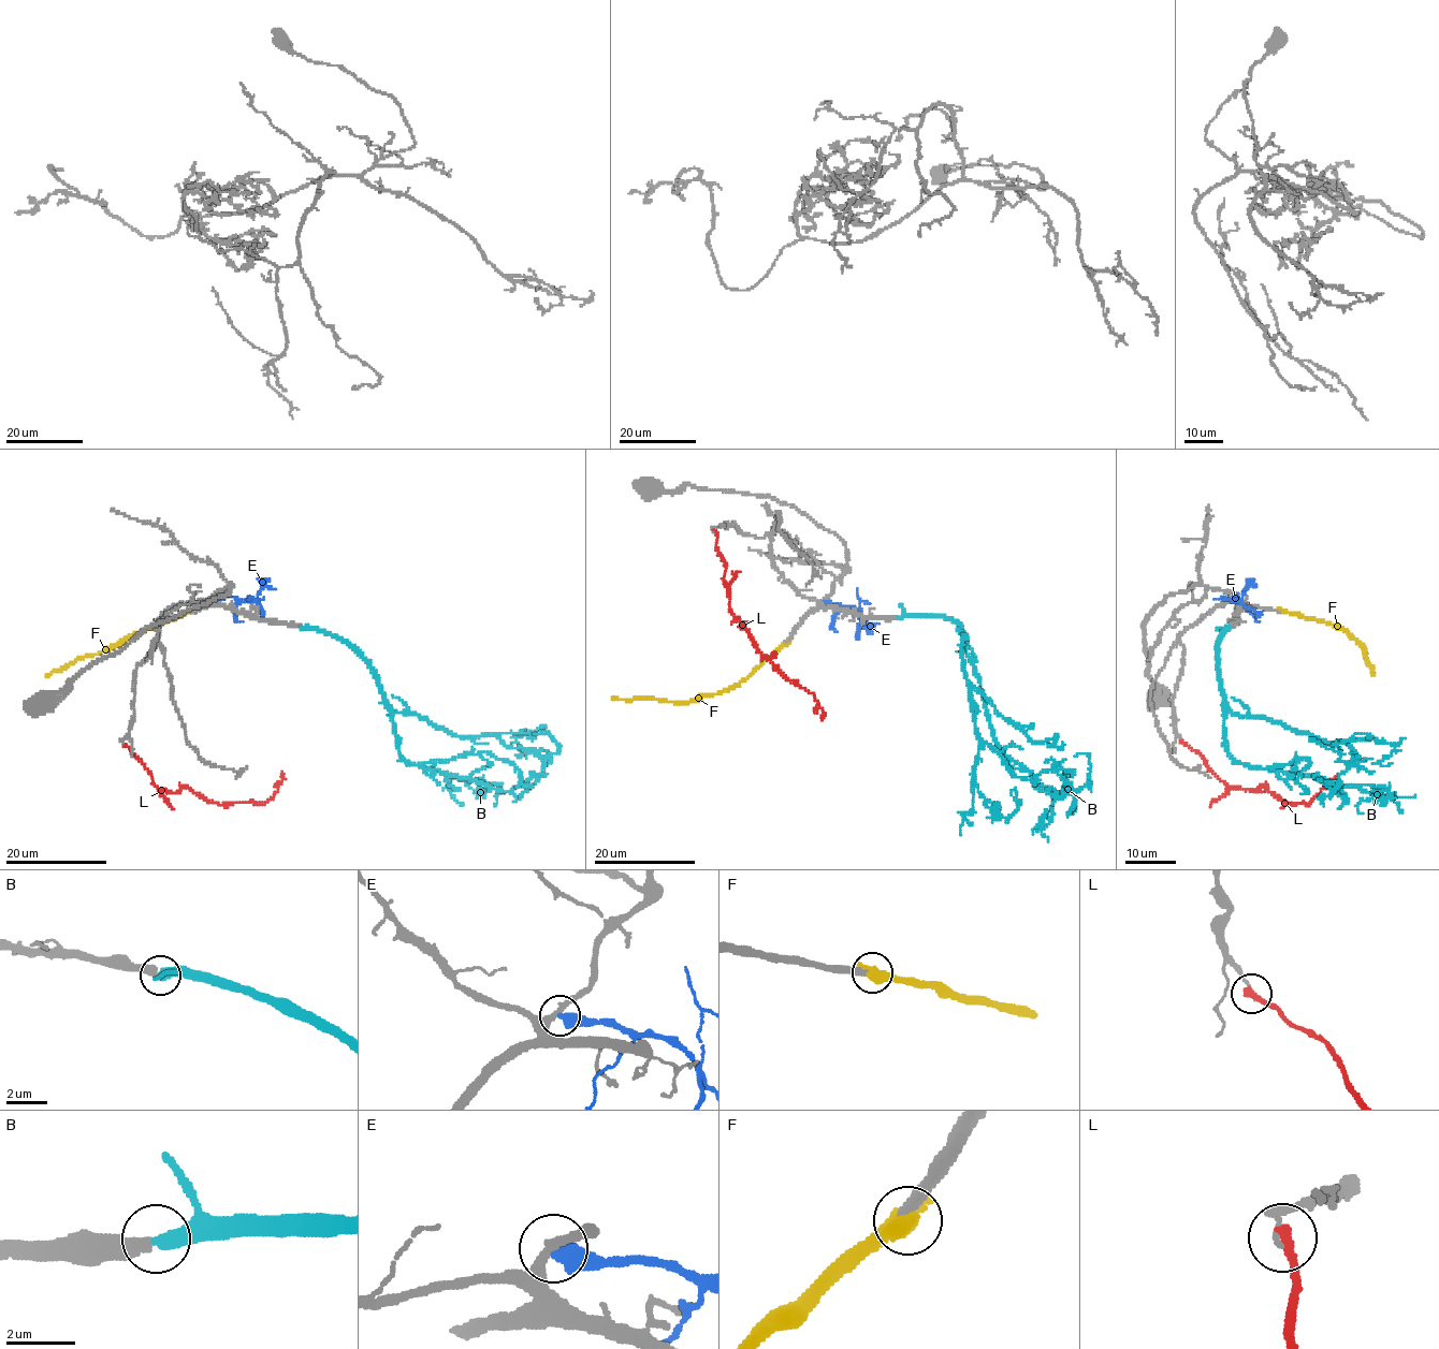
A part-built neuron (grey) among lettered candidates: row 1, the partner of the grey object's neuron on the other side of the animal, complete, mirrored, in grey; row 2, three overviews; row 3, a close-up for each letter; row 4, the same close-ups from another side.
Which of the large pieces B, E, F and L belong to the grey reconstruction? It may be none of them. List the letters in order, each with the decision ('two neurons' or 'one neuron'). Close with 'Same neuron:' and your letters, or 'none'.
B: one neuron
E: two neurons
F: one neuron
L: two neurons
Same neuron: B, F

